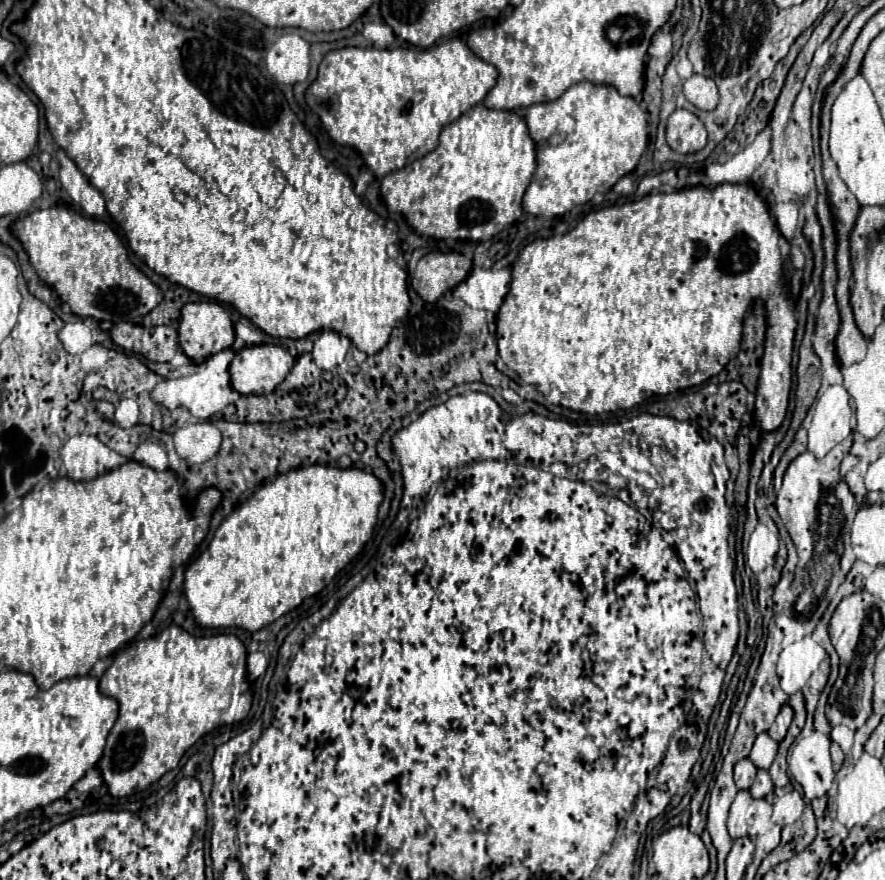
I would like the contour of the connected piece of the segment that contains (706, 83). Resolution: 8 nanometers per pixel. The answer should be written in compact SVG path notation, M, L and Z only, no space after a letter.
M692 75L690 79L686 79L684 81L684 95L694 107L698 107L702 111L716 109L718 101L720 101L716 83L704 75Z

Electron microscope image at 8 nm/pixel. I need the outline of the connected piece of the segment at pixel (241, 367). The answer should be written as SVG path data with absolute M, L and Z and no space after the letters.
M252 345L236 351L230 363L232 387L242 395L272 393L294 367L294 357L278 345Z

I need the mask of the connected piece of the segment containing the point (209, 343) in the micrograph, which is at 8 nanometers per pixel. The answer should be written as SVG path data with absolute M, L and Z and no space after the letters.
M200 301L200 303L186 303L182 307L182 317L180 317L180 327L178 327L178 335L180 335L180 347L182 351L194 359L194 363L204 361L206 357L232 347L234 343L234 325L230 321L228 311L212 301Z

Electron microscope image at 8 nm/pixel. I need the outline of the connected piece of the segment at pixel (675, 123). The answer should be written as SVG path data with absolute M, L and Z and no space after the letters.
M676 109L666 125L666 141L678 153L696 153L706 147L708 131L694 113Z

